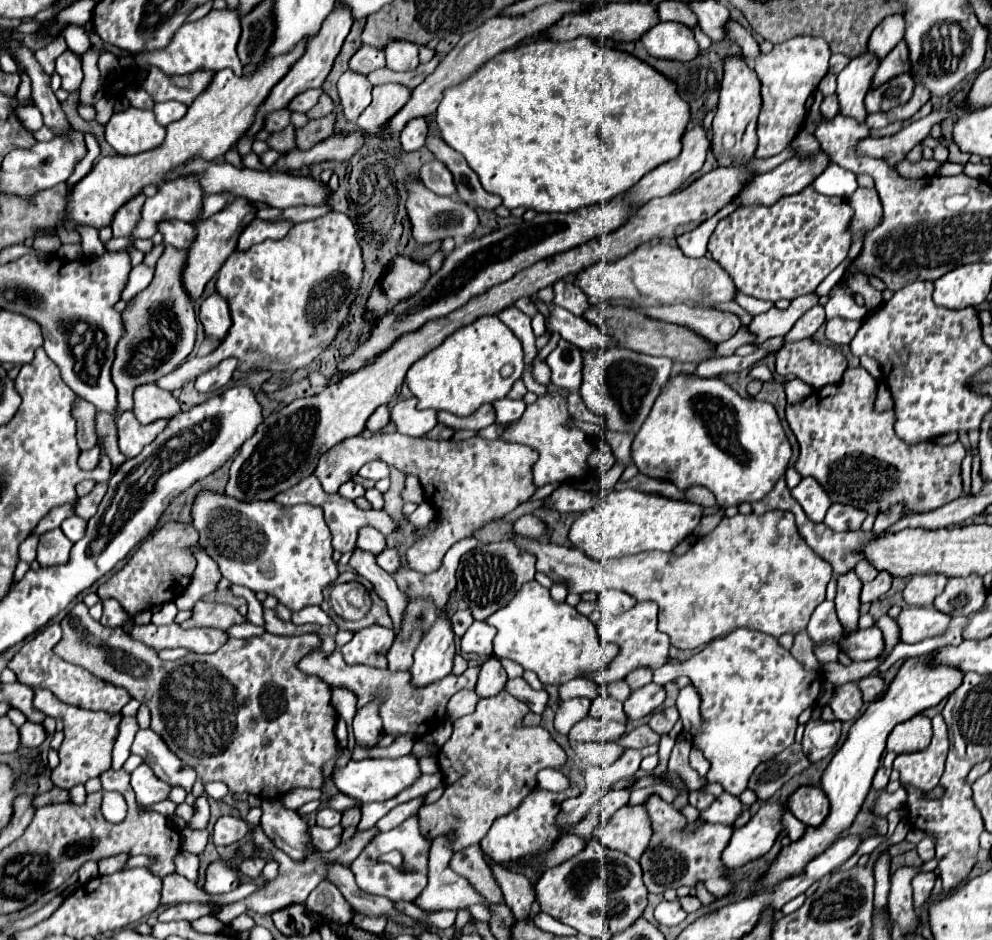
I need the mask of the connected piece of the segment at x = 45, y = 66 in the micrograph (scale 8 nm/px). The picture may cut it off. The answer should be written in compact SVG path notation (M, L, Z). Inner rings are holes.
M56 36L48 46L40 48L34 56L36 56L36 60L42 64L42 70L44 70L46 74L52 74L52 72L54 72L54 62L56 62L56 58L58 58L64 50L66 50L64 36Z

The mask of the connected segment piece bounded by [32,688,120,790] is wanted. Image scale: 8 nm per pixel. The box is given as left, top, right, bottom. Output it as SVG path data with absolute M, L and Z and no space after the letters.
M32 688L32 692L36 694L36 710L40 710L42 714L54 718L54 720L62 720L64 722L64 742L60 748L60 764L52 770L52 784L56 788L72 788L76 784L84 784L90 778L100 776L102 772L110 770L110 756L112 756L112 746L118 734L118 724L120 724L120 714L118 716L108 716L104 712L92 712L92 710L84 710L78 706L70 706L70 704L62 704L58 698L54 698L54 694L50 690L44 688Z

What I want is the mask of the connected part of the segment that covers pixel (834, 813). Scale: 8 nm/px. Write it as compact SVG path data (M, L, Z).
M934 652L904 660L896 678L890 682L888 690L884 692L884 696L878 698L876 702L872 702L866 708L866 712L852 724L846 742L834 754L832 762L828 764L828 768L822 774L822 790L830 798L828 818L818 828L806 828L806 834L800 842L792 842L790 846L782 848L782 852L772 862L766 876L760 880L760 888L774 886L788 876L800 874L800 870L804 870L804 866L814 856L818 856L820 852L824 852L826 848L830 848L834 844L834 840L838 838L838 834L842 830L850 828L850 824L854 822L854 818L872 786L872 778L880 766L880 758L886 748L886 738L892 732L892 728L900 722L906 722L908 718L912 718L916 714L922 714L928 708L938 706L944 698L948 698L952 694L952 690L956 690L956 686L960 686L964 672L956 670L952 666L936 666L936 664L932 664L932 658L934 658Z

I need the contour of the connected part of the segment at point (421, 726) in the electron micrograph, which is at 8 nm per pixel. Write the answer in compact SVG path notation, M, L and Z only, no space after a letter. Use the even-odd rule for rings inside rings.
M338 648L332 652L330 658L326 658L322 654L322 650L316 650L314 654L308 654L300 662L300 670L320 676L332 688L346 688L346 690L354 692L356 698L358 698L356 708L362 708L368 702L374 702L378 698L380 700L378 714L380 714L380 718L384 722L384 730L386 730L386 734L392 734L394 738L398 738L400 734L410 734L414 738L422 738L426 734L430 734L436 726L440 726L444 722L448 700L458 690L464 690L464 688L474 690L476 674L478 674L478 666L474 666L474 668L468 668L460 676L450 674L448 678L442 678L440 682L432 682L432 686L416 688L416 686L412 686L410 672L378 670L378 668L372 668L372 666L350 666L350 664L344 662L344 658L342 658Z

